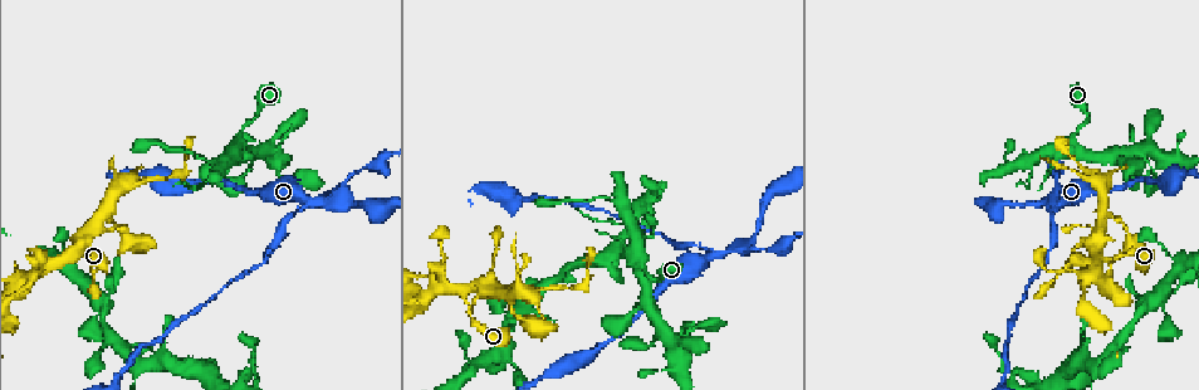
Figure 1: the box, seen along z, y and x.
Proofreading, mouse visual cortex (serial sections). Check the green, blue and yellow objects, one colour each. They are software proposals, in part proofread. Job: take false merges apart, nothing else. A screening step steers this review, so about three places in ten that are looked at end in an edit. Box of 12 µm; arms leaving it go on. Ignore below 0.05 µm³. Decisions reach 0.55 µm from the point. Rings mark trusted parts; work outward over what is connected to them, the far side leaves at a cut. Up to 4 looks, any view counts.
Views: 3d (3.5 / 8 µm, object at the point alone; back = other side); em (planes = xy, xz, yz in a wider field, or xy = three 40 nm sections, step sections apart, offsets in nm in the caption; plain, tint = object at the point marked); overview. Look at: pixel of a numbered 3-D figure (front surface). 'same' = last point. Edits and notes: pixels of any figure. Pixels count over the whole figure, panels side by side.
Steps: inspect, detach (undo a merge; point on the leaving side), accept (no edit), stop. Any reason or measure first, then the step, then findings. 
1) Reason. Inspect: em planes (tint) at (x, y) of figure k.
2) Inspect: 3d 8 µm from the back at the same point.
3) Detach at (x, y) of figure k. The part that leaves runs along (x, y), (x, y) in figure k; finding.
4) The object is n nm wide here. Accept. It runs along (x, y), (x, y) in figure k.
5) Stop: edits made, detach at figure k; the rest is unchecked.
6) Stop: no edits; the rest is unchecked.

Thin arm on a thick one. Inspect: em xy step 2 (tint) at (1072, 136) of figure 1.

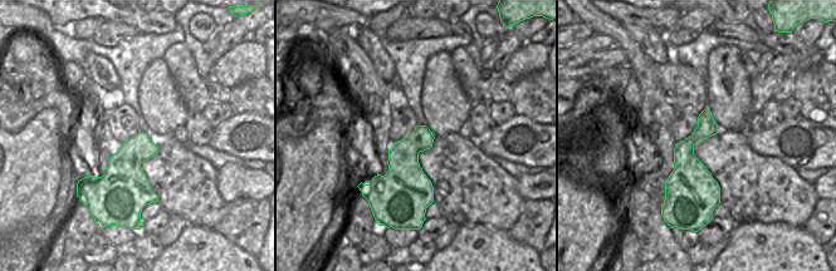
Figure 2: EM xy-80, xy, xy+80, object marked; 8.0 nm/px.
Wider look. Inspect: 3d 3.5 µm at the same point.

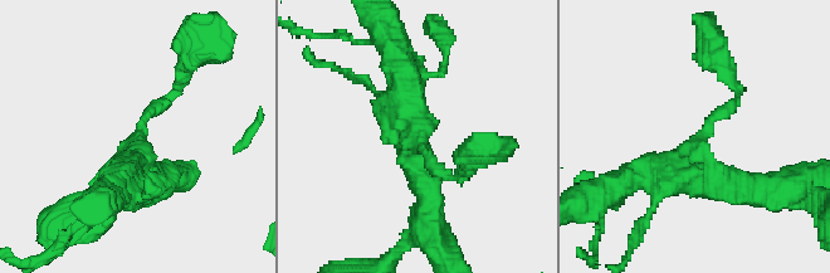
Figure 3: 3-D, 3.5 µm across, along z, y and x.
The arms are 150, 400, 450 nm wide. Accept. It runs along (182, 79), (128, 145), (145, 188) in figure 3; continuous, no second cell.

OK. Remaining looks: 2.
A fork. Inspect: 3d 3.5 µm at (338, 203) of figure 1.

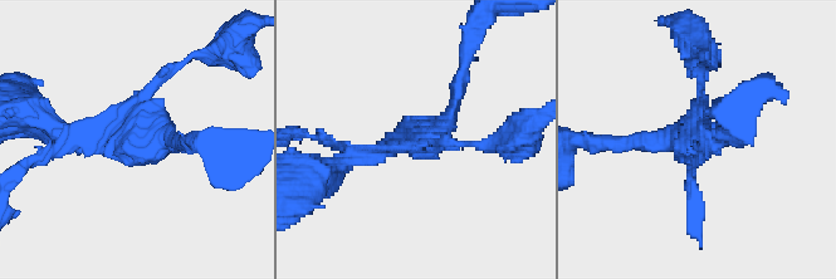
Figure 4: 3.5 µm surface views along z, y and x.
Detach at (699, 58) of figure 4. Two cells meet here.

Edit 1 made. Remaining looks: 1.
Stop: edits made, detach at figure 4; the rest is unchecked.

